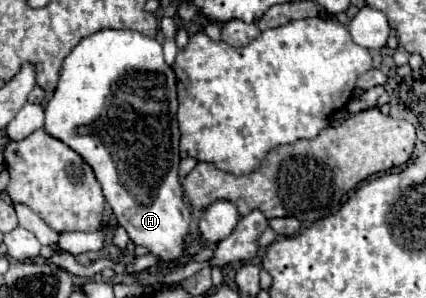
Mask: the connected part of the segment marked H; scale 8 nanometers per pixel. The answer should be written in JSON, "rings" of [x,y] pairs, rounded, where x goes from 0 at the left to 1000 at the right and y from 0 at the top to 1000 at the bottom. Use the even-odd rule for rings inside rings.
{"rings":[[[235,101],[207,128],[197,128],[150,201],[146,215],[146,242],[141,242],[141,275],[127,302],[127,322],[122,336],[113,342],[108,356],[108,409],[103,409],[103,430],[113,436],[113,450],[122,450],[127,463],[146,470],[150,483],[160,483],[169,503],[178,503],[221,570],[239,638],[244,638],[244,658],[254,671],[254,685],[263,691],[263,711],[272,718],[272,738],[277,752],[300,779],[305,805],[324,826],[338,826],[347,832],[347,846],[357,859],[371,866],[371,886],[376,899],[390,899],[390,893],[408,893],[427,852],[432,852],[432,799],[441,785],[441,758],[446,758],[446,705],[441,691],[432,685],[432,651],[427,651],[427,617],[418,604],[418,550],[423,550],[423,523],[418,523],[418,470],[423,470],[423,436],[418,436],[418,403],[413,403],[413,369],[418,369],[418,322],[413,322],[413,255],[408,255],[408,235],[385,208],[385,188],[380,188],[380,154],[362,134],[362,128],[343,128],[333,121],[329,107],[315,107],[315,101]],[[296,302],[291,315],[310,315],[305,322],[319,322],[319,342],[324,342],[324,362],[310,369],[310,342],[305,349],[286,349],[277,356],[277,342],[268,342],[272,315]]]}

